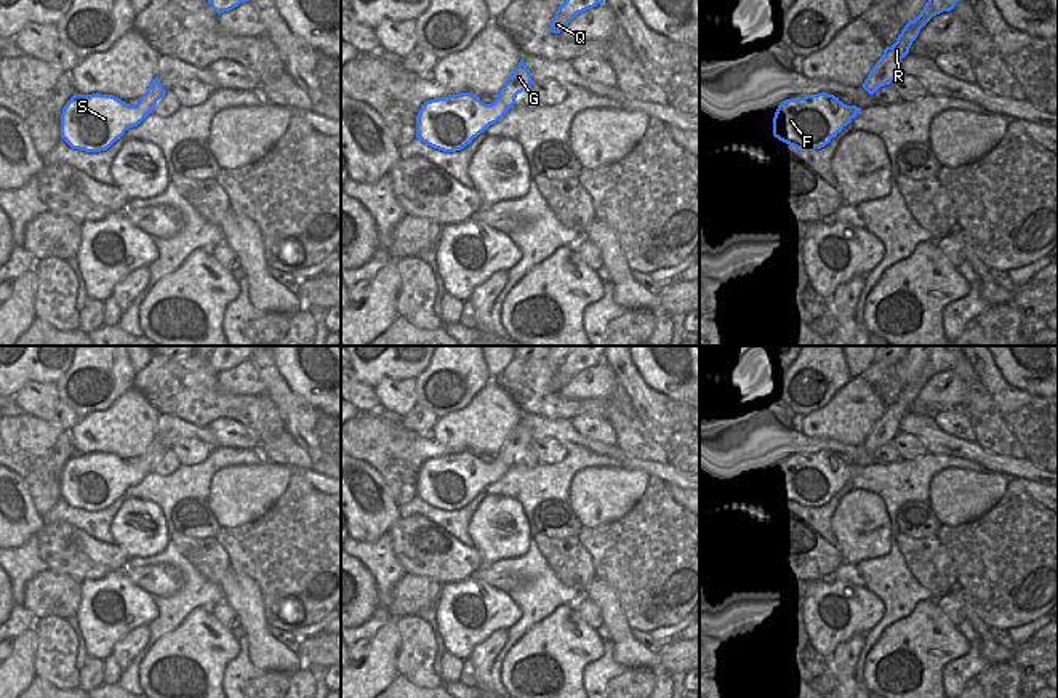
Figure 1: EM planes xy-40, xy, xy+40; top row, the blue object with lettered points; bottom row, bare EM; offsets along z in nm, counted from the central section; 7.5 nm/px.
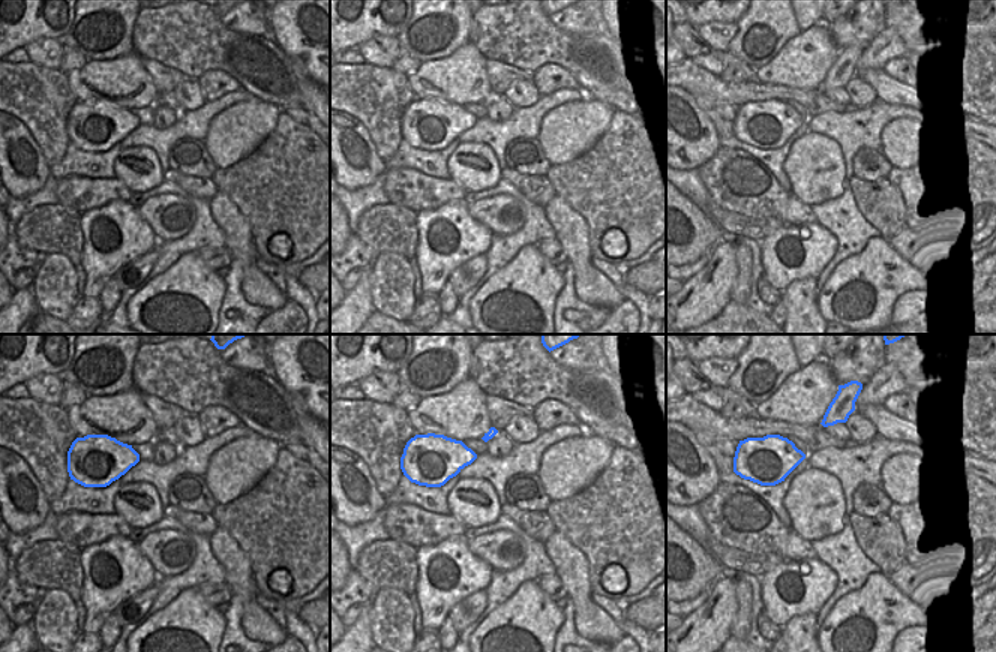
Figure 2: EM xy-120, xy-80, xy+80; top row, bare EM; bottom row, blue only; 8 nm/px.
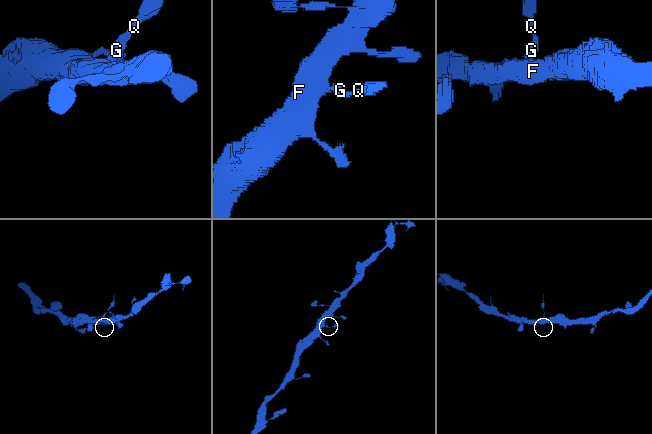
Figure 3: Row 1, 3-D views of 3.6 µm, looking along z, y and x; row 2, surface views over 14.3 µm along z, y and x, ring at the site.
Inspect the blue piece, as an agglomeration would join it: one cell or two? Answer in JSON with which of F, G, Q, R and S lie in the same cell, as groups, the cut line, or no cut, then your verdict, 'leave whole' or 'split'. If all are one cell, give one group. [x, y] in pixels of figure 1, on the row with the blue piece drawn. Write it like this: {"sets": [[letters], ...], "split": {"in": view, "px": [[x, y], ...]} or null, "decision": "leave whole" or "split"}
{"sets": [["F", "S"], ["G", "Q", "R"]], "split": {"in": "xy-40", "px": [[140, 98], [151, 112]]}, "decision": "split"}

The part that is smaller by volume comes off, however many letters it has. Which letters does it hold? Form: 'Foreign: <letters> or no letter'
Foreign: G, Q, R

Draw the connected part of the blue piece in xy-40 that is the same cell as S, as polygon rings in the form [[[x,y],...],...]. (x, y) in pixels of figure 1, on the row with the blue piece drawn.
[[[74,94],[61,114],[61,138],[72,149],[107,150],[149,114],[150,107],[142,99],[130,106],[112,94]]]

